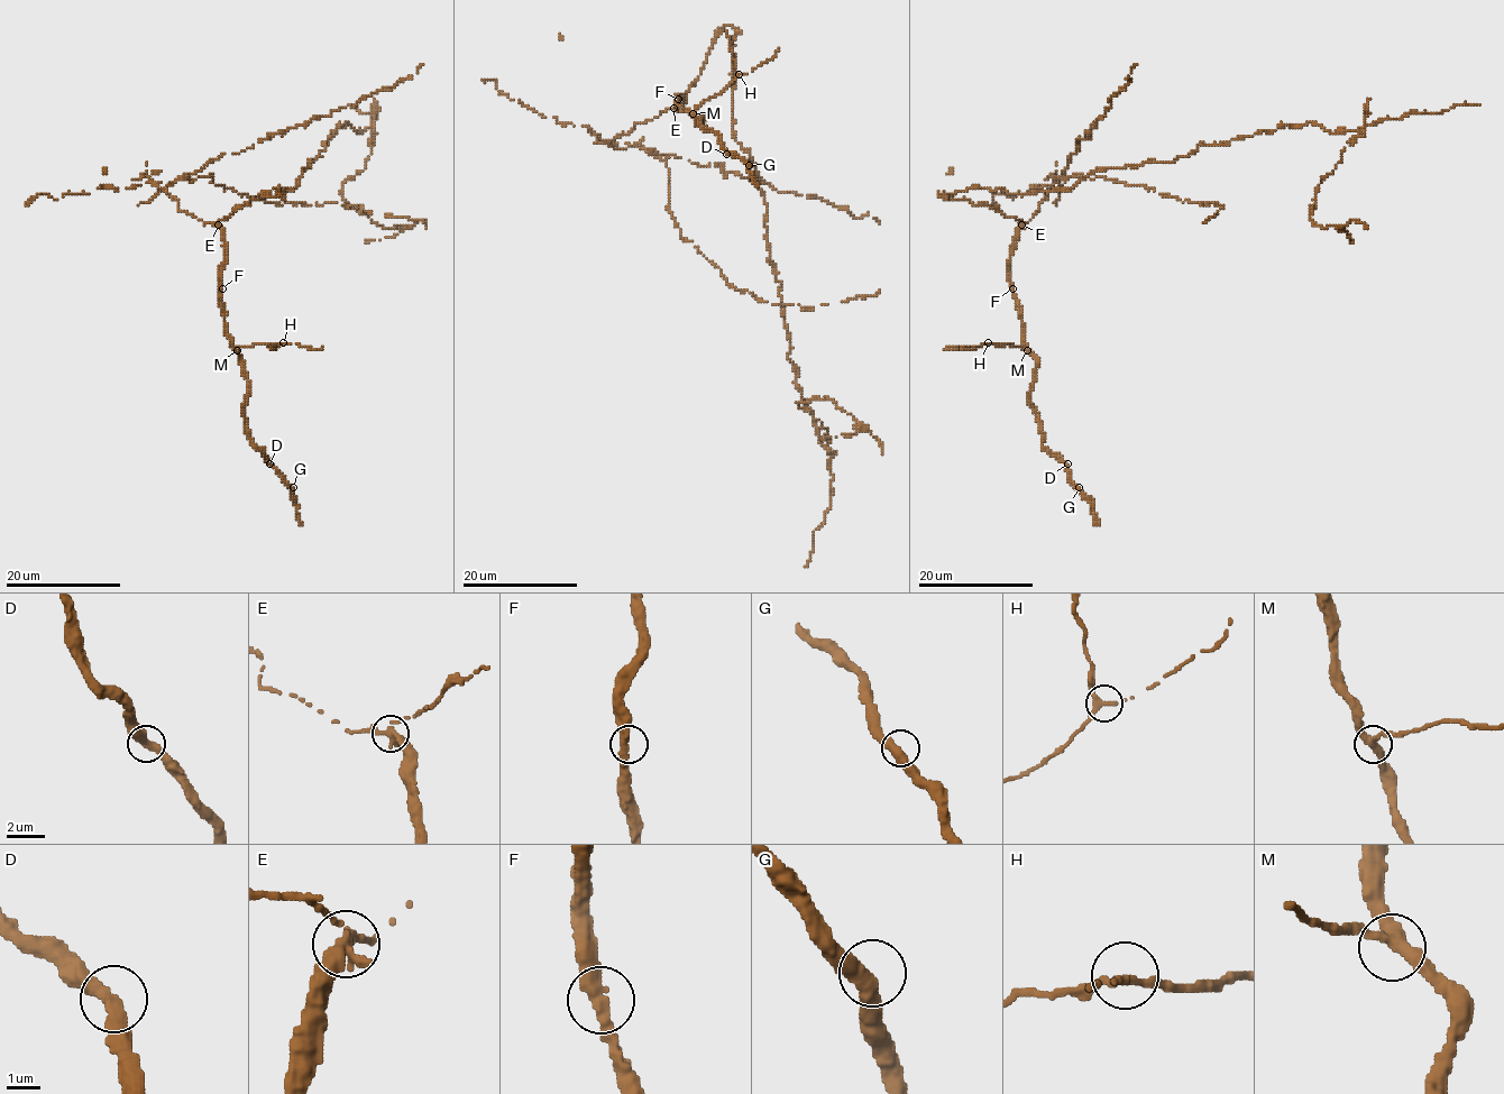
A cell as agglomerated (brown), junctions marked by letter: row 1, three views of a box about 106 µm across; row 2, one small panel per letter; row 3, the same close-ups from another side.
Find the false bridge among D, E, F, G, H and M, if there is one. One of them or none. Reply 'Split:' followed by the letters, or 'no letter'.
Split: E

